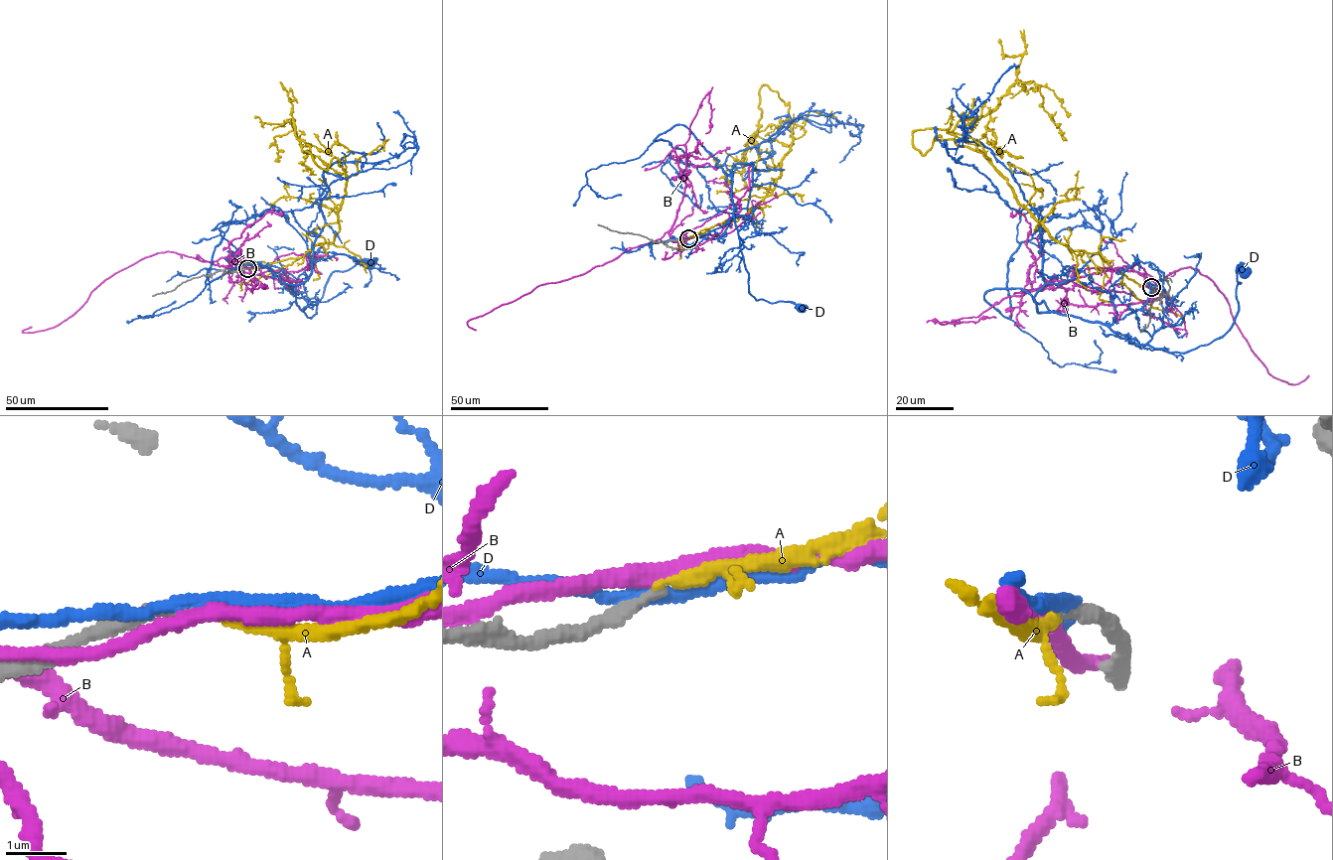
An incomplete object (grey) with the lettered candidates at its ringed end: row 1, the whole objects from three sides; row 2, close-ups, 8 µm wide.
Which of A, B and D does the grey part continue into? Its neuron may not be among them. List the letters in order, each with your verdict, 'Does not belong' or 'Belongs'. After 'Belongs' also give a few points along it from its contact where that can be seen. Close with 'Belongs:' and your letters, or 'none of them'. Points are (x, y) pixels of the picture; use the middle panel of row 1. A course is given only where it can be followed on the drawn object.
A: Belongs. Its course: (689, 238), (744, 215), (781, 176), (792, 140), (789, 103), (766, 84), (745, 171), (726, 170), (727, 187)
B: Does not belong
D: Does not belong
Belongs: A

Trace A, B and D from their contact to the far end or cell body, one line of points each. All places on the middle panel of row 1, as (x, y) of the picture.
A: (689, 238), (744, 215), (781, 176), (792, 140), (789, 103), (766, 84), (745, 171), (726, 170), (727, 187)
B: (688, 238), (674, 241), (666, 232), (580, 275), (539, 285), (471, 319), (468, 325), (476, 330)
D: (688, 238), (719, 238), (734, 212), (748, 273), (749, 292), (757, 300), (771, 303), (790, 301), (801, 308)

